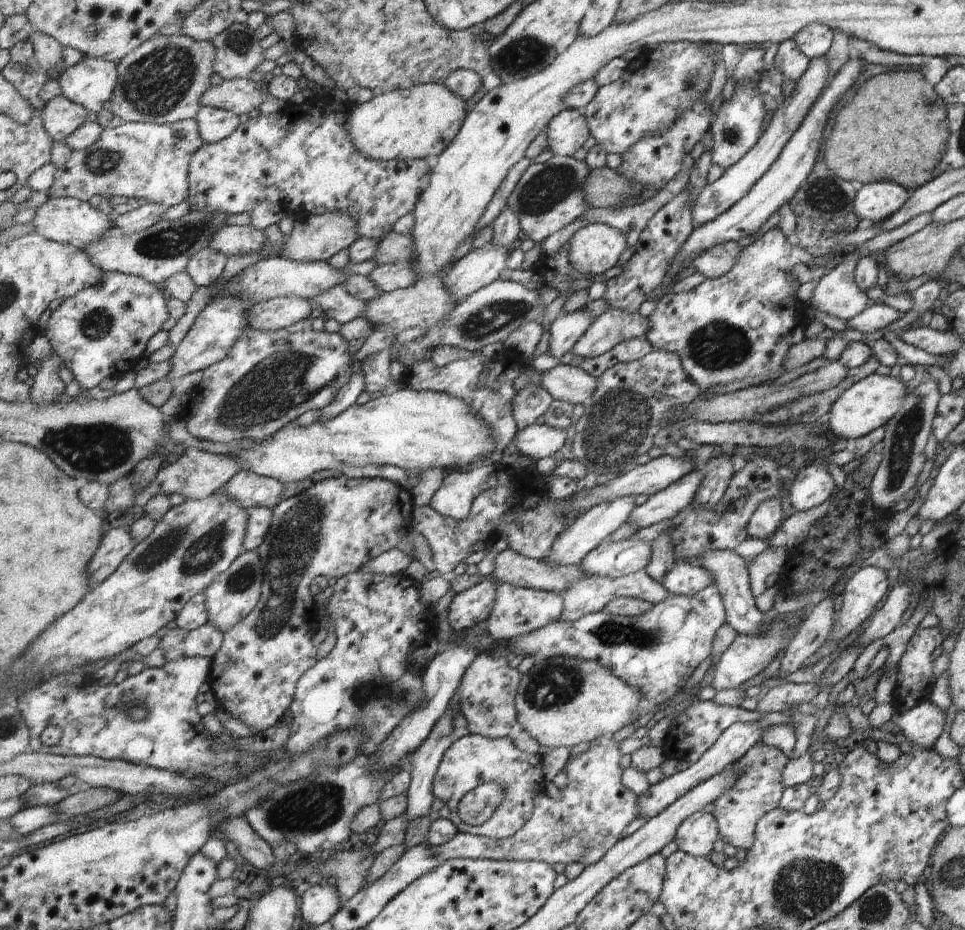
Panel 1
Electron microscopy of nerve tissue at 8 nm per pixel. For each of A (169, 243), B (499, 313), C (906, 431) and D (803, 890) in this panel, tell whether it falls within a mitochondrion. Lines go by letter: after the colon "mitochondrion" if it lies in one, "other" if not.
A: mitochondrion
B: mitochondrion
C: mitochondrion
D: mitochondrion

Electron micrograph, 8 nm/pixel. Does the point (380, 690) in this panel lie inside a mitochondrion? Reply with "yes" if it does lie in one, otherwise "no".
yes

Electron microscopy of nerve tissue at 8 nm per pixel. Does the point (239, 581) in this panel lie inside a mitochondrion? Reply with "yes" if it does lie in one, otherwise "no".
yes

